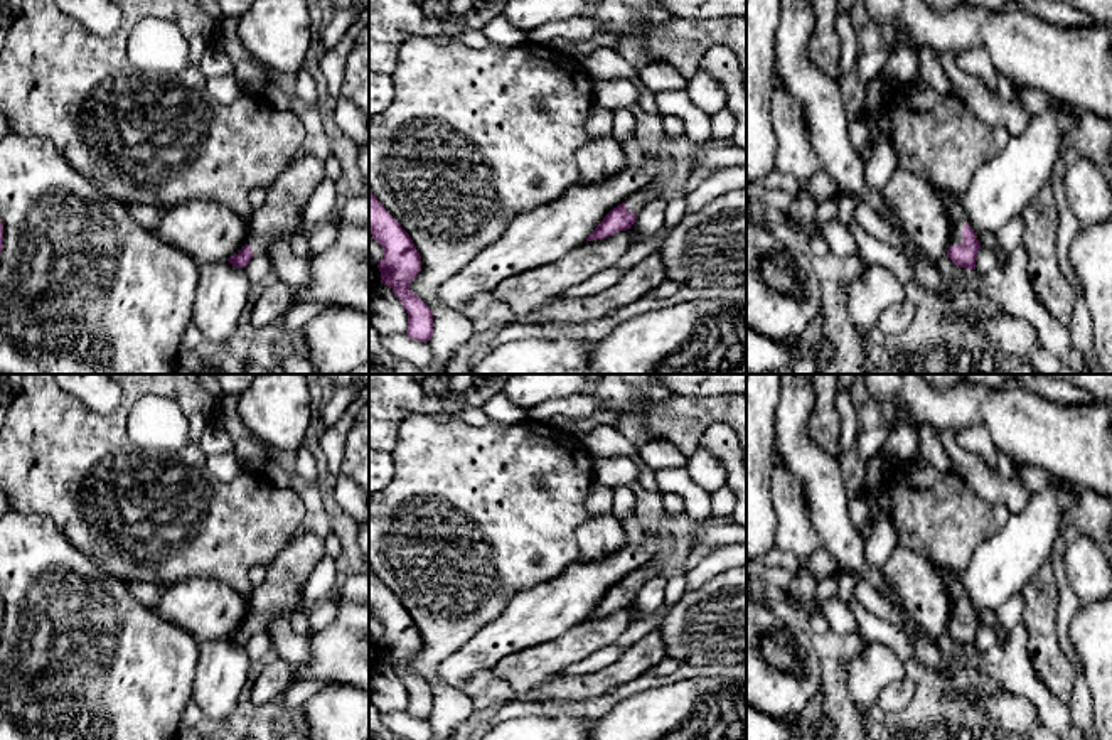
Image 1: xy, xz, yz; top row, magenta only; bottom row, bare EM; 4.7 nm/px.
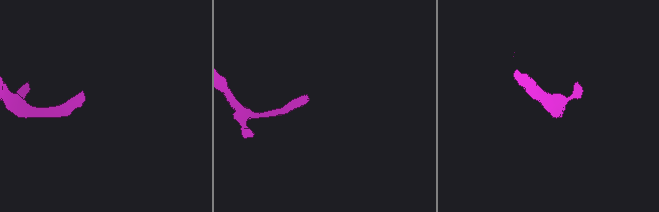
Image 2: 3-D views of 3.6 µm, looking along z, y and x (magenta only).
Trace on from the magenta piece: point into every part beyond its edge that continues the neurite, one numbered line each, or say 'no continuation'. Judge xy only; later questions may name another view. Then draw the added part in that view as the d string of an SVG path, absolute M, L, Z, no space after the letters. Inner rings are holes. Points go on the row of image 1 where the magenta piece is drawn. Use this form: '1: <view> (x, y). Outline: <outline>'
1: xy (280, 216). Outline: M312 155L297 157L266 189L266 201L248 219L248 241L253 255L266 255L278 239L290 239L303 228L305 207L327 177L325 162Z

